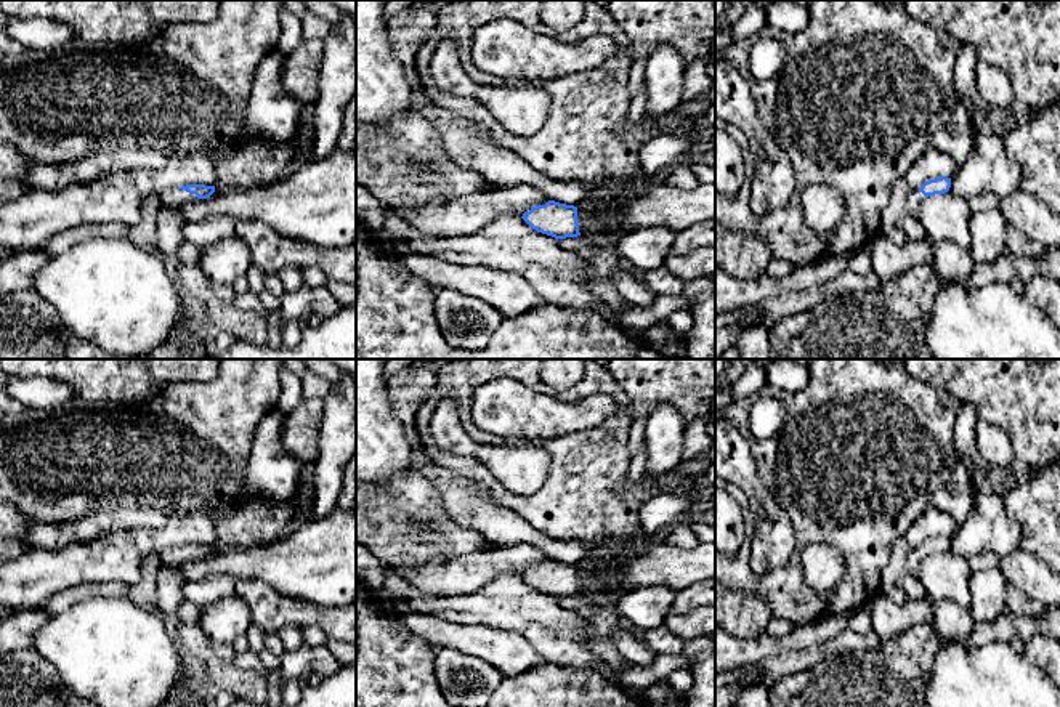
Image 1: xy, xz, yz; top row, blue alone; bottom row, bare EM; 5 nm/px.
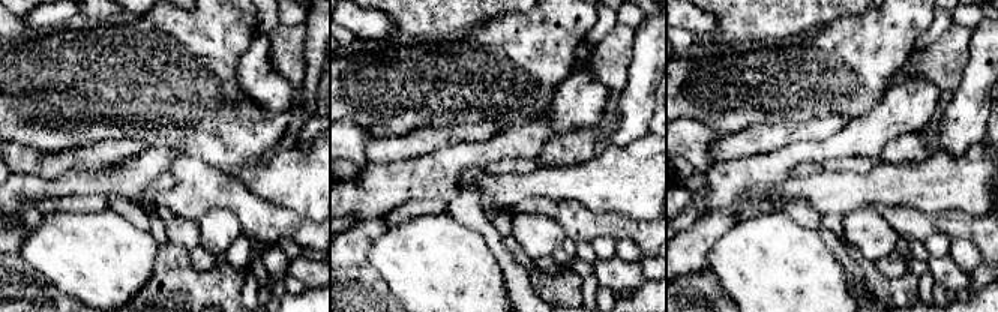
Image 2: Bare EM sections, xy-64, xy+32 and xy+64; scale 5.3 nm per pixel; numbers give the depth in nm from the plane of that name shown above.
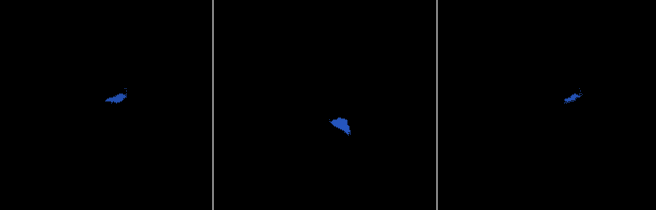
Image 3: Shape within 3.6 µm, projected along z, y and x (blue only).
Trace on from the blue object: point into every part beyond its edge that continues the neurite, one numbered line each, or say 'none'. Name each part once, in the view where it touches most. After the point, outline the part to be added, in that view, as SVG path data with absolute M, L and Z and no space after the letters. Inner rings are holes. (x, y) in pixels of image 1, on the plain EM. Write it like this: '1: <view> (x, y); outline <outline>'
1: xy (169, 590); outline M167 548L160 555L156 587L157 603L172 619L176 619L178 604L184 600L176 569L194 560L197 560L197 555L184 548Z

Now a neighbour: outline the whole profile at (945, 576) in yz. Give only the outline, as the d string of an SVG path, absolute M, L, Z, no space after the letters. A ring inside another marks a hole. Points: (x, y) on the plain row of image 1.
M951 550L925 556L917 579L932 601L953 601L962 608L969 608L972 603L970 564Z

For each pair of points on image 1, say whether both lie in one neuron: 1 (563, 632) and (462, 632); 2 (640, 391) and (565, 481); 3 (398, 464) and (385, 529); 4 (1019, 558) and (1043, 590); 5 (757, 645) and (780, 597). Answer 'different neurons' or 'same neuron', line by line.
1: different neurons
2: different neurons
3: different neurons
4: same neuron
5: different neurons

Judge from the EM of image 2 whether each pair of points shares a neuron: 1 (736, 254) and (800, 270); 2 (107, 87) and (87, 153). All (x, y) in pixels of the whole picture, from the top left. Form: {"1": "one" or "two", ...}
{"1": "one", "2": "two"}

